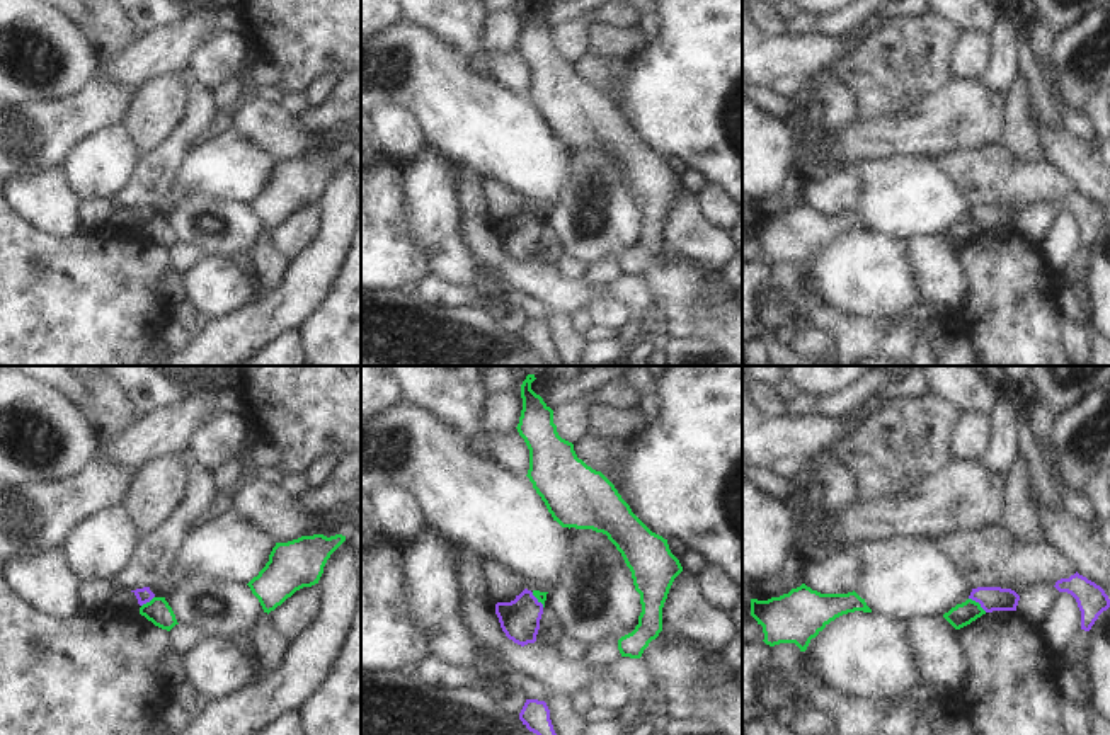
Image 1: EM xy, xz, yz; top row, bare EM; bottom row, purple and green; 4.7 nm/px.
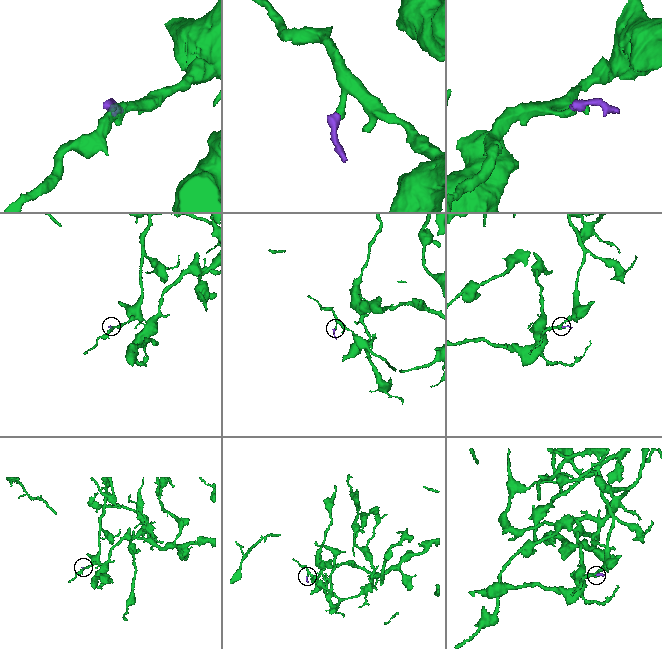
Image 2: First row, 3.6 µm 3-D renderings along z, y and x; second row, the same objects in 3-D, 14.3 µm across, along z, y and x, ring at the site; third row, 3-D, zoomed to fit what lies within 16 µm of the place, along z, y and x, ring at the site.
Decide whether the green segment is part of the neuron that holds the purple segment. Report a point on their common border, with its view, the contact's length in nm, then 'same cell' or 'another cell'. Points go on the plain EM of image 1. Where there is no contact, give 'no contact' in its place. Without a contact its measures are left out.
yz (978, 220) | 110 nm | another cell

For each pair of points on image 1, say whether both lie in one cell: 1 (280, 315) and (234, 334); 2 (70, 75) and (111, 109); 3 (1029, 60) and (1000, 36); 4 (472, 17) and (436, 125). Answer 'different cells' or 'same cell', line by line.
1: same cell
2: different cells
3: different cells
4: different cells

